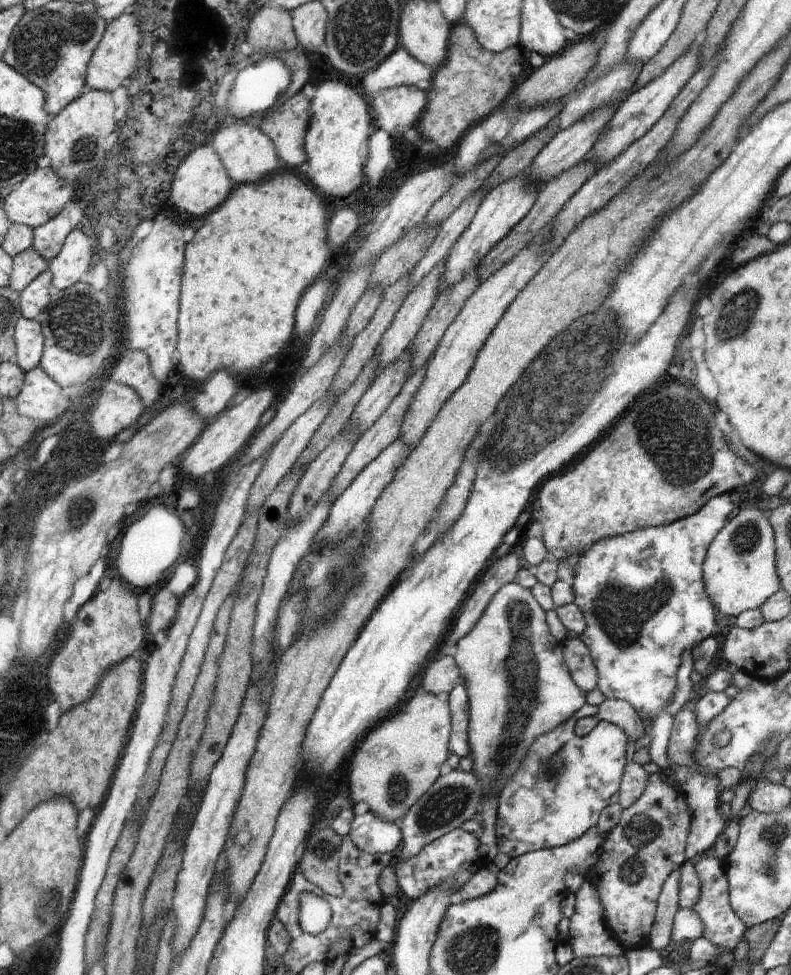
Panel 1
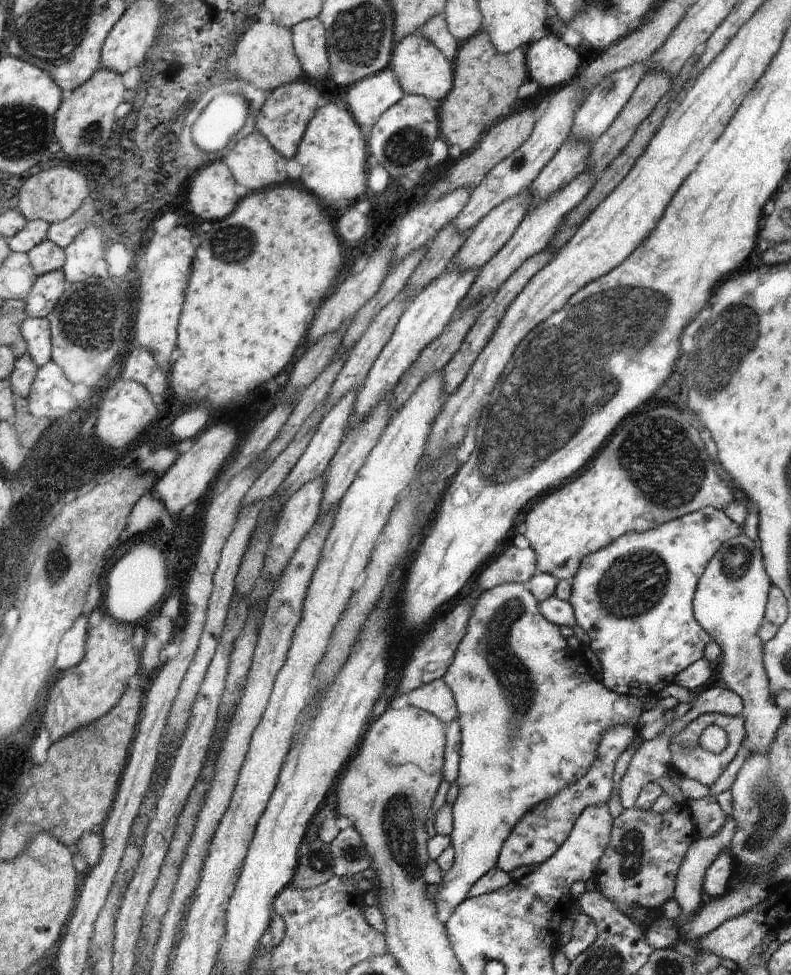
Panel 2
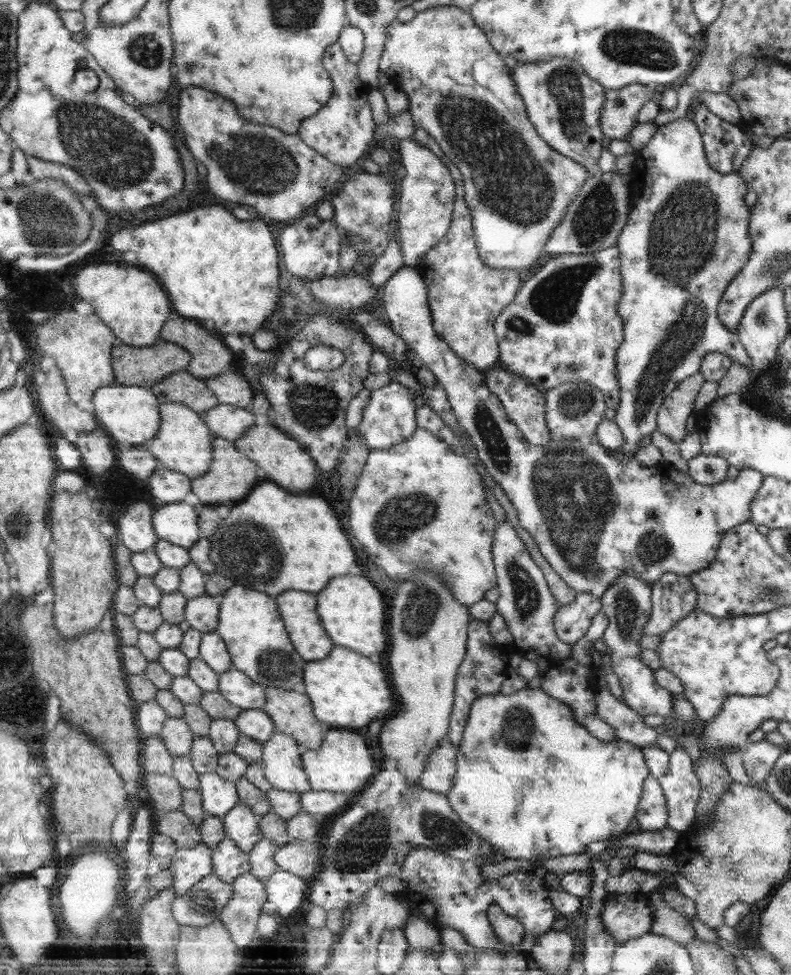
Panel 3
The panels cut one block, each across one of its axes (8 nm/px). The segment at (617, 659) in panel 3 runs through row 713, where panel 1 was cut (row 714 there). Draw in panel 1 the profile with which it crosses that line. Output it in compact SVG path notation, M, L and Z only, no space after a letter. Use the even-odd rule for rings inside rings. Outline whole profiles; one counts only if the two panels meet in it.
M728 493L708 500L695 514L677 522L647 527L624 535L592 543L577 563L571 588L577 608L586 622L585 632L578 638L589 649L597 671L597 690L606 699L626 702L638 716L645 734L650 736L647 747L651 762L661 770L671 766L667 751L673 728L673 717L666 707L677 686L677 672L682 652L713 636L716 624L714 603L709 600L703 582L703 565L709 545L726 525L728 516L736 509Z

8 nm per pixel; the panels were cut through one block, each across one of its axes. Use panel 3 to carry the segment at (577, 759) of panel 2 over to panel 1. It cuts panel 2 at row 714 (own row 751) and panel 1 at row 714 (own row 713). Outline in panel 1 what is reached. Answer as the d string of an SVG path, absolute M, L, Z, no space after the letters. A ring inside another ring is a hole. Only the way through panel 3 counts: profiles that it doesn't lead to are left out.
M517 583L505 584L488 603L488 606L484 609L482 616L478 620L478 623L474 626L473 630L470 630L457 644L458 651L454 654L453 660L461 672L462 680L465 682L469 699L469 728L468 728L468 741L470 746L470 753L474 758L474 766L472 771L481 780L483 785L483 801L488 796L490 789L498 789L496 794L503 788L504 784L518 771L520 762L527 755L528 748L532 742L541 735L554 730L556 726L563 724L566 720L572 717L582 706L586 705L586 693L580 691L572 681L570 672L565 666L563 655L561 652L561 644L556 641L556 638L552 636L548 629L546 622L547 613L540 607L540 604L534 599L532 591L529 588L522 587Z

